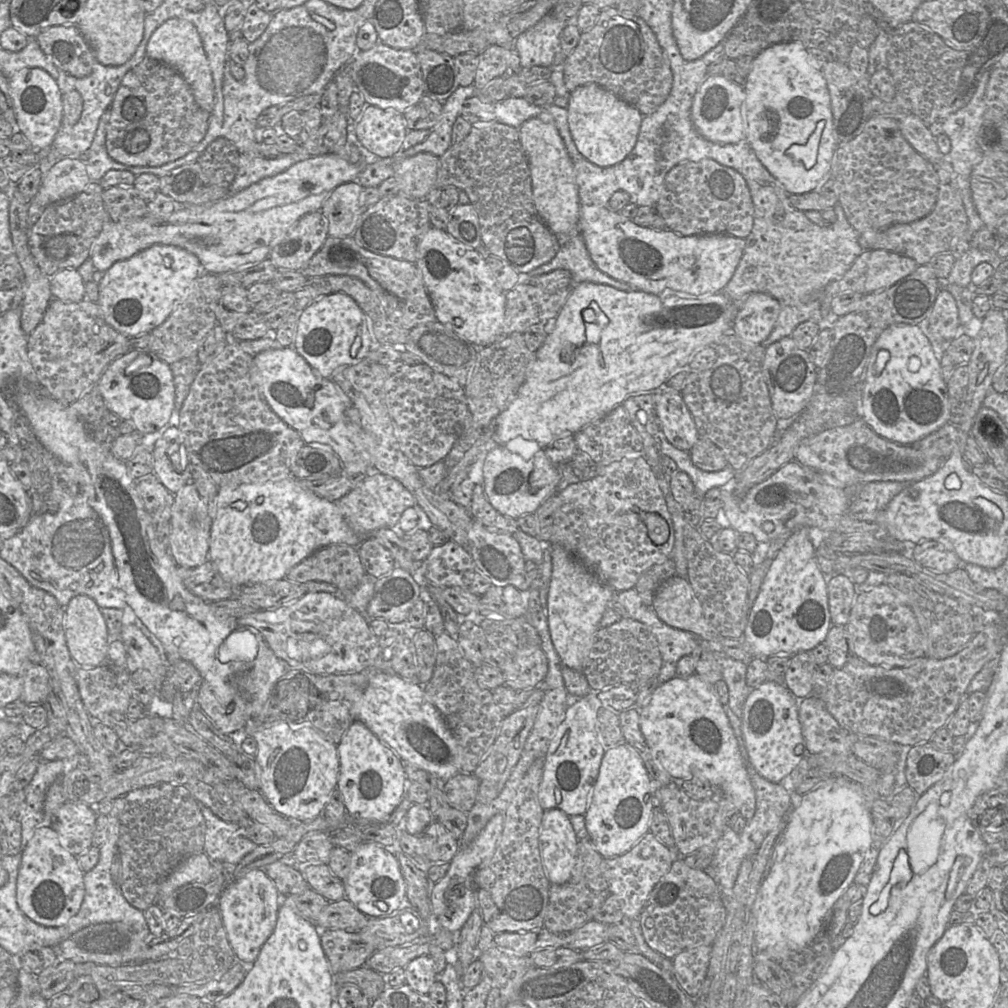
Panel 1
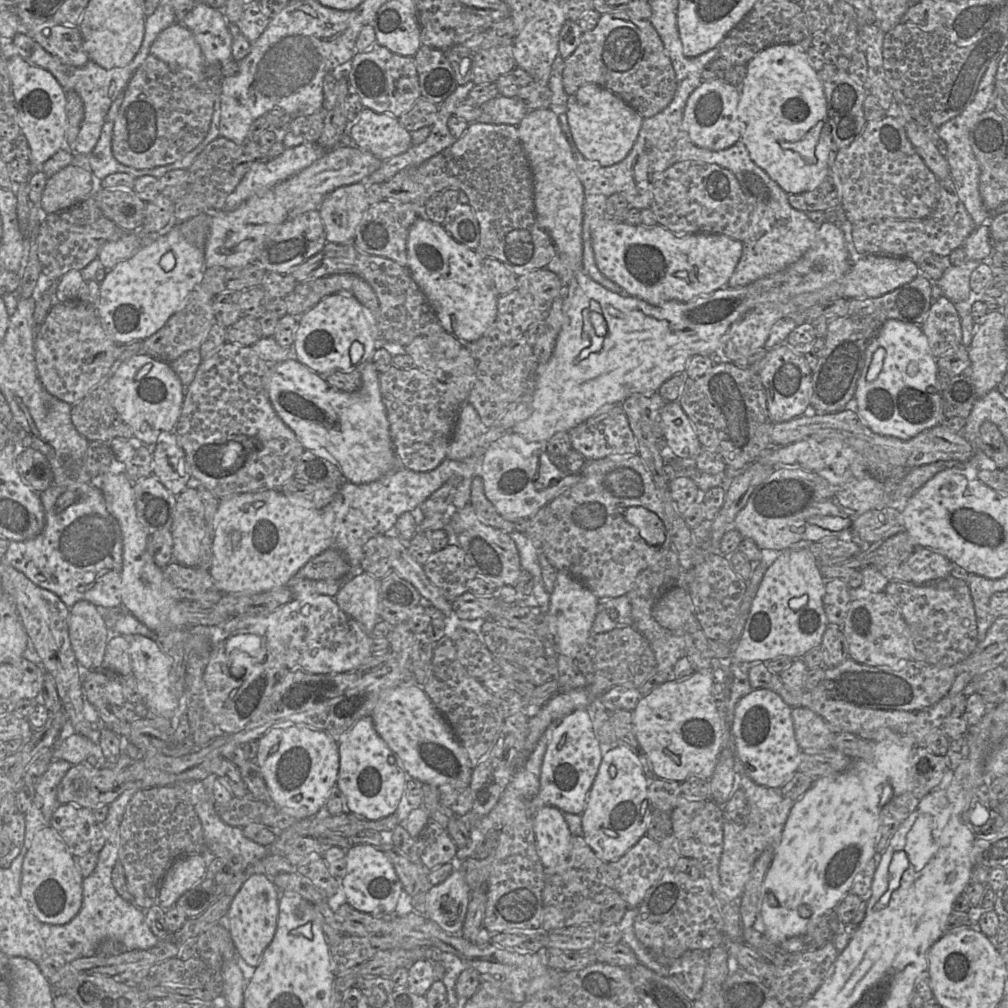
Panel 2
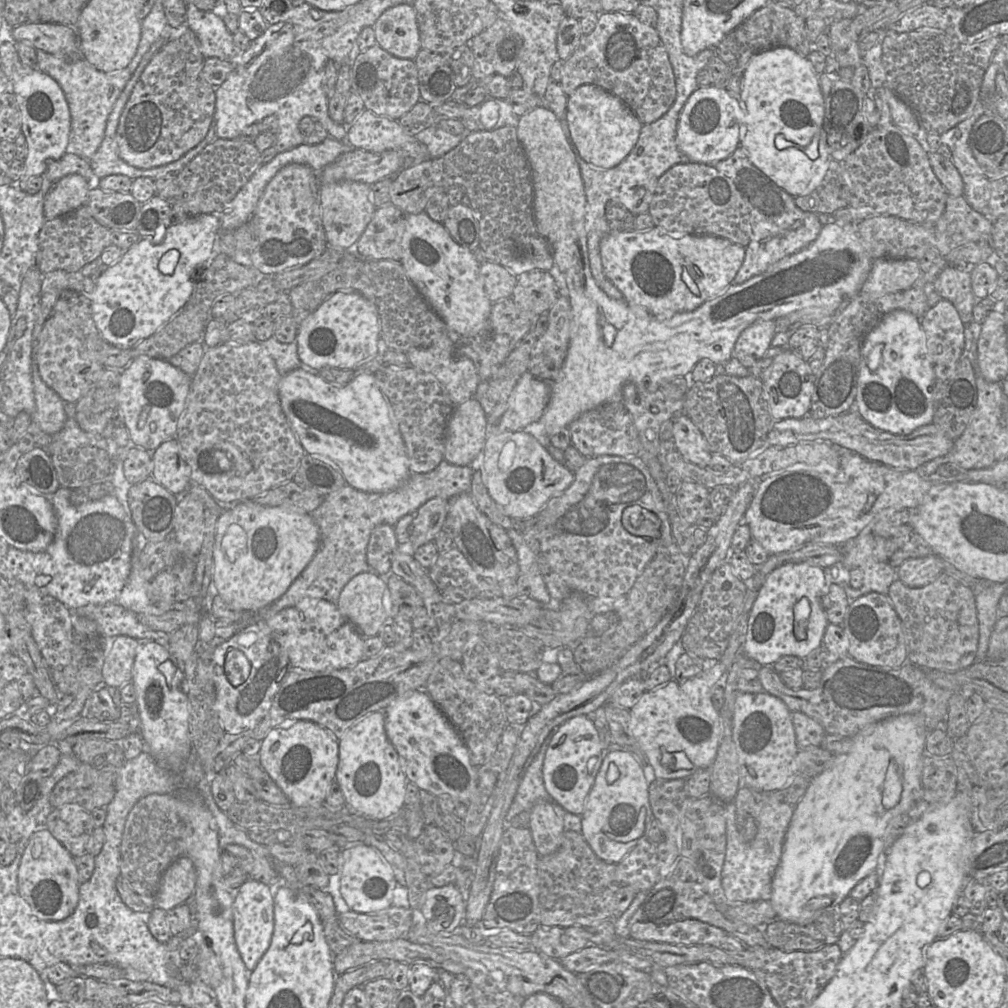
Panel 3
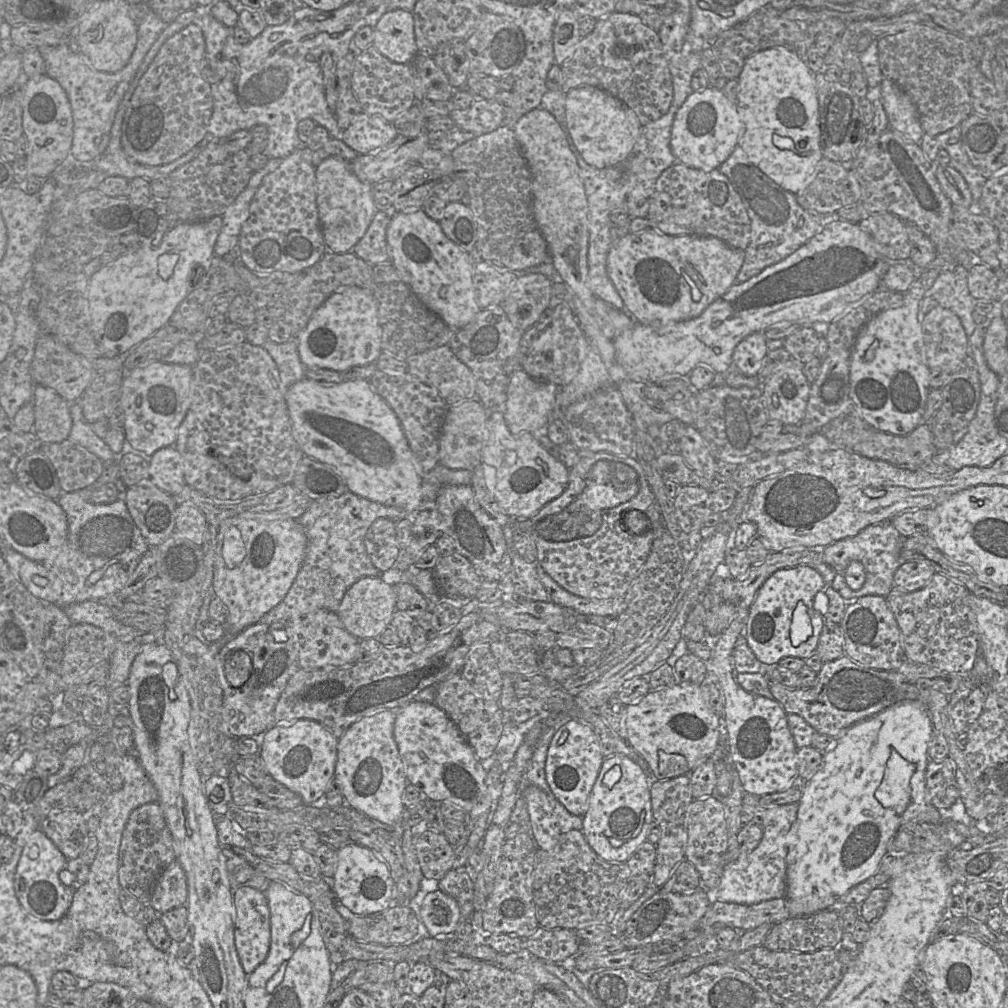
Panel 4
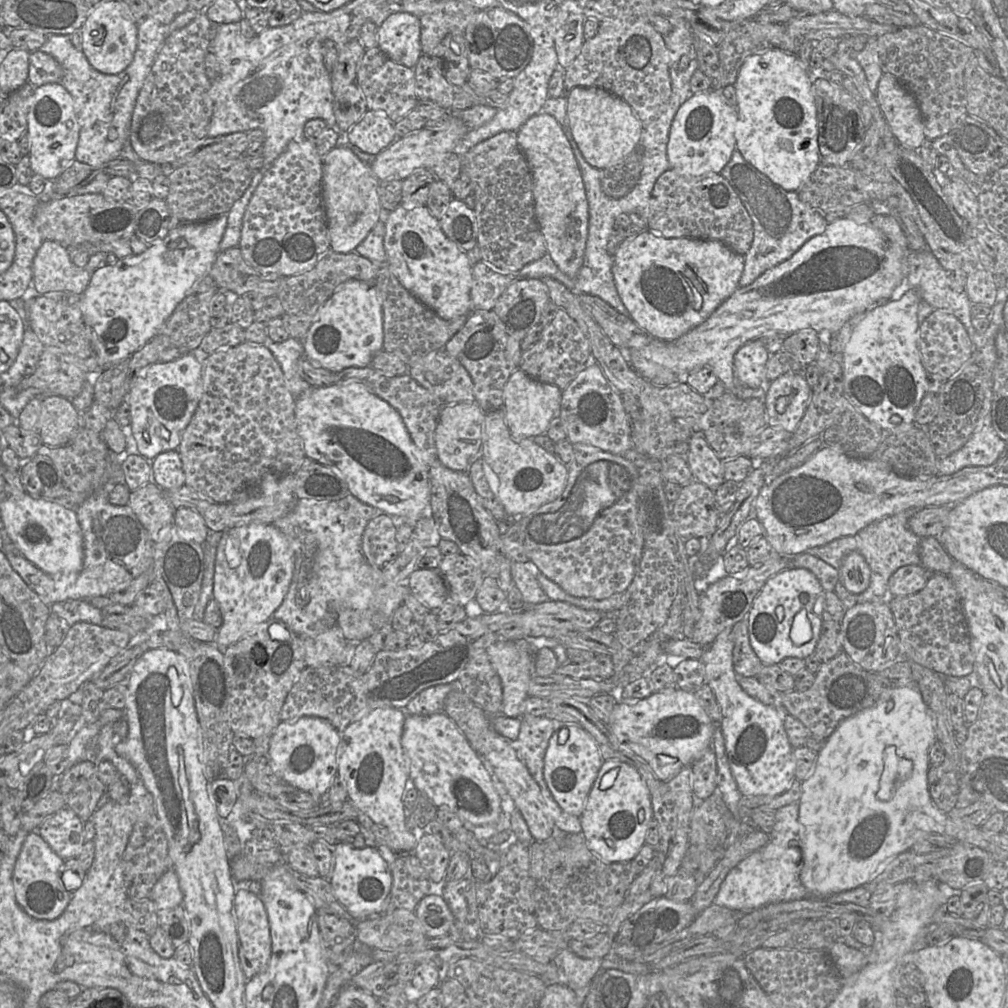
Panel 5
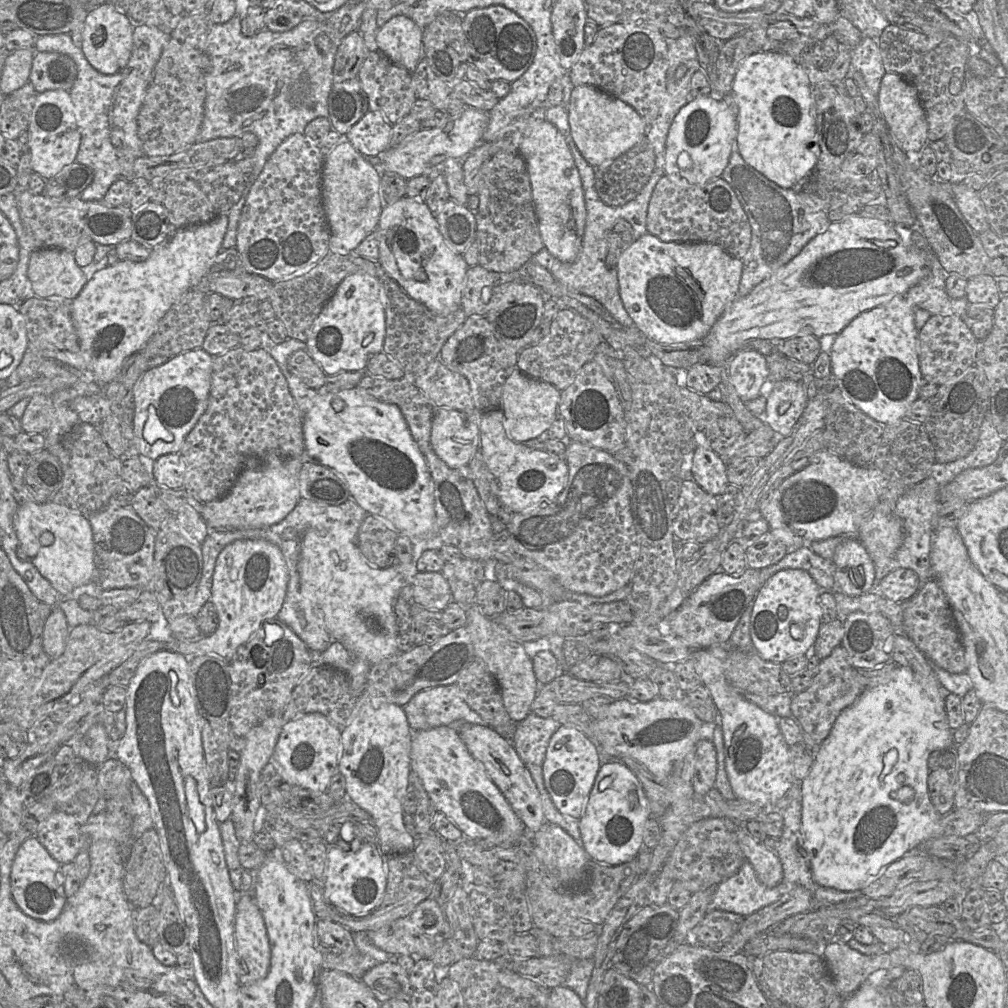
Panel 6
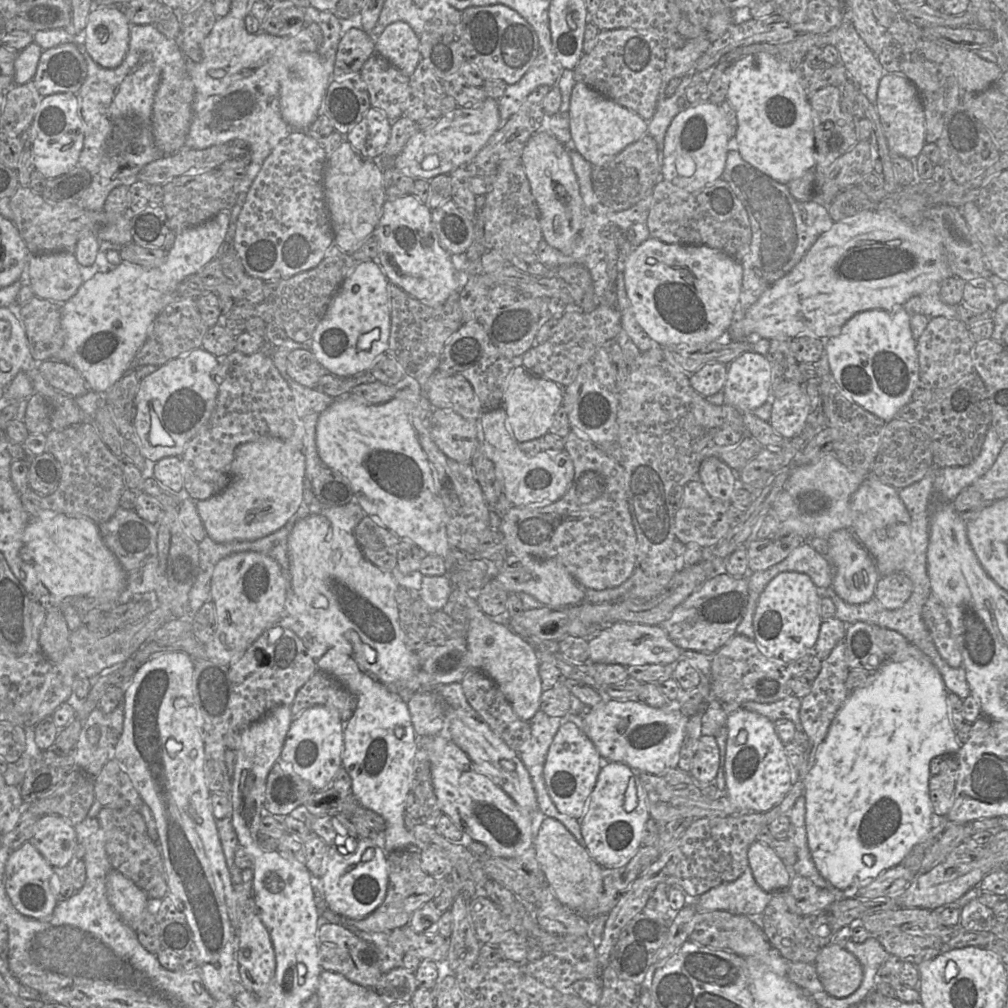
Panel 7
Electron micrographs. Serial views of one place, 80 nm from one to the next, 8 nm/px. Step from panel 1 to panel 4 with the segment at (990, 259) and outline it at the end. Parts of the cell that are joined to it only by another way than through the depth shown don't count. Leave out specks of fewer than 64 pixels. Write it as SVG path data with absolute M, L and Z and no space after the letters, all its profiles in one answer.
M943 271L927 291L927 295L959 317L968 337L973 334L976 328L973 311L977 300L969 291L967 278L957 276L952 271Z

